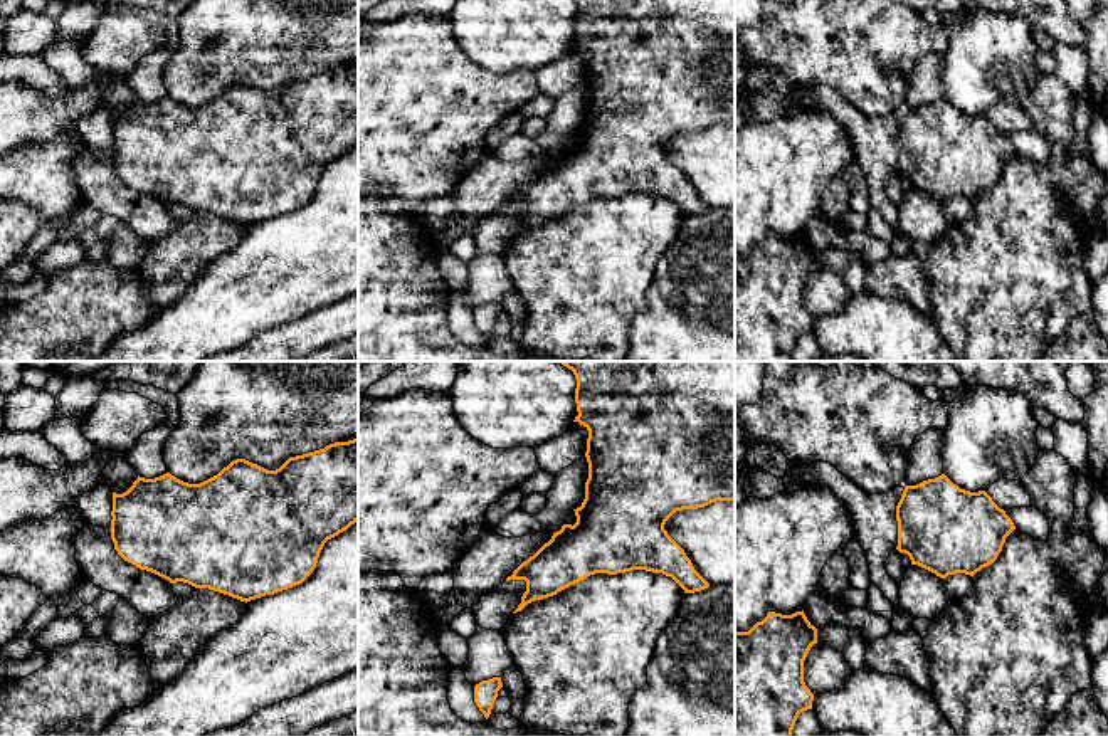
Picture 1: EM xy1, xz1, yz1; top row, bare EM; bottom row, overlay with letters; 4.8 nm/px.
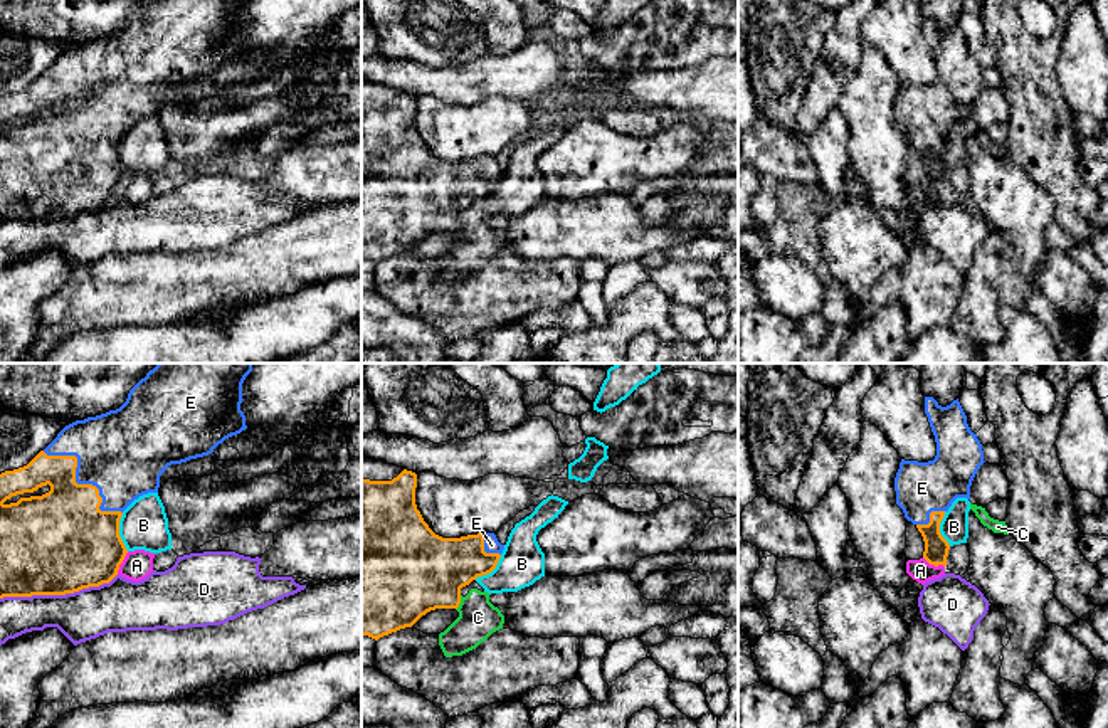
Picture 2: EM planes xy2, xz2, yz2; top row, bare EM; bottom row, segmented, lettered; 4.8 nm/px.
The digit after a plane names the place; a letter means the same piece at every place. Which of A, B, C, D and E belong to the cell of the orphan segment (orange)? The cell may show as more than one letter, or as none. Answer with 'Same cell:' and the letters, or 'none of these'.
Same cell: E

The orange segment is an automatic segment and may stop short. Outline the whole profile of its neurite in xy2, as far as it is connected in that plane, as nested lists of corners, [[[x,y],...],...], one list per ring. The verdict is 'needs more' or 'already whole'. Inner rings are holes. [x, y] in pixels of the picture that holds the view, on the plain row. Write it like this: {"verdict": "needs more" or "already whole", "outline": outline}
{"verdict": "needs more", "outline": [[[145,0],[128,17],[126,25],[106,37],[76,44],[66,49],[57,61],[40,74],[27,89],[0,98],[0,222],[32,219],[66,219],[82,212],[109,207],[119,193],[128,173],[119,160],[119,143],[123,135],[140,119],[158,116],[160,99],[171,87],[203,81],[225,62],[247,52],[245,39],[240,34],[242,7],[245,0]]]}

